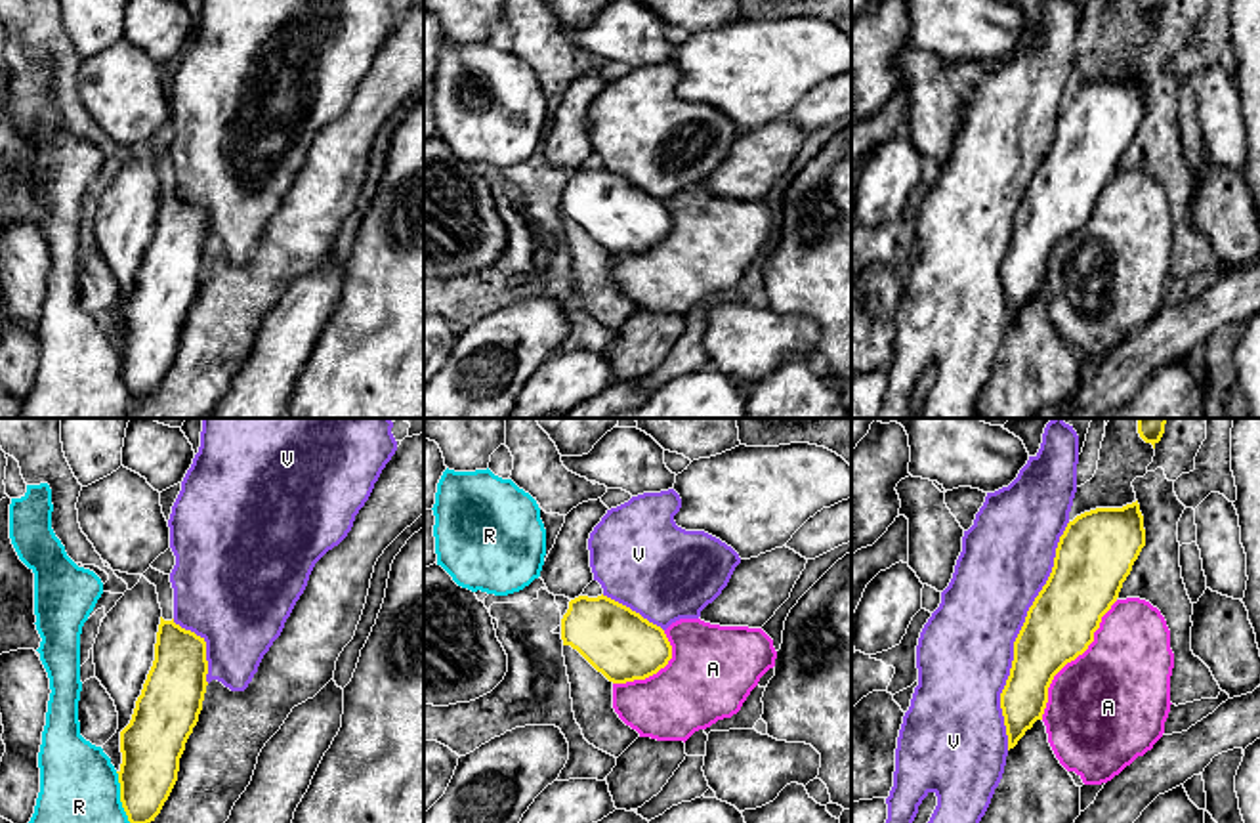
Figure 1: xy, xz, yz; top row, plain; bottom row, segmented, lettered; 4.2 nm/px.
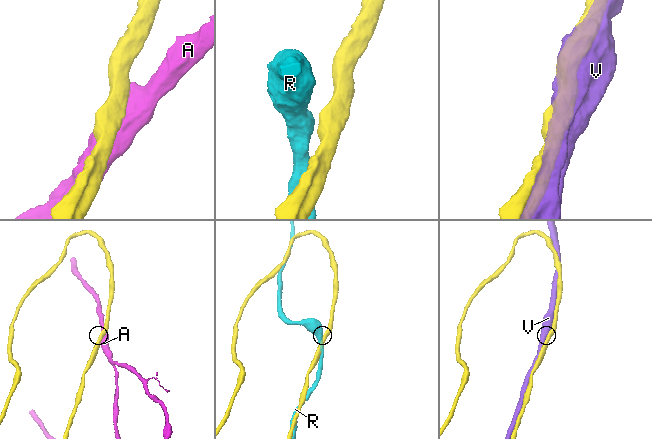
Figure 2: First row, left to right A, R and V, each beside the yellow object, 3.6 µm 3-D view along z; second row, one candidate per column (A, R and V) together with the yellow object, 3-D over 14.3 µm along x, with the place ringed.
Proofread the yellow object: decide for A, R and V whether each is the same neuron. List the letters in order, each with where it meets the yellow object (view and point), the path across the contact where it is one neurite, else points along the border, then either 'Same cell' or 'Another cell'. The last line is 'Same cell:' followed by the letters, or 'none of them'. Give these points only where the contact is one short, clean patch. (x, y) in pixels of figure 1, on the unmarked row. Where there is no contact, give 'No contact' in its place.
A: Touches yellow at yz (1073, 232). Another cell
R: Touches yellow at xy (121, 371). Another cell
V: Touches yellow at yz (1018, 209). Same cell
Same cell: V

